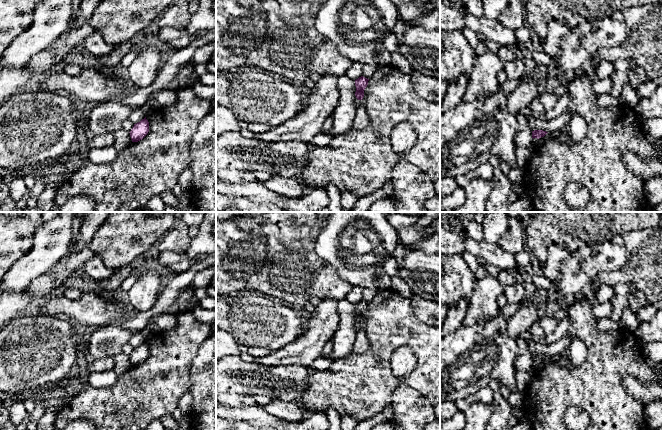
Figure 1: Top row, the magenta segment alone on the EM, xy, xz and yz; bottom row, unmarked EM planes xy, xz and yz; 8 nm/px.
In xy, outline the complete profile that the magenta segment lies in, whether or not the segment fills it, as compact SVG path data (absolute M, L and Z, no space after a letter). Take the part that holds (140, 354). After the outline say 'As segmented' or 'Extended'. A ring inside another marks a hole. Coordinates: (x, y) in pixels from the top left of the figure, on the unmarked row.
M145 341L140 346L134 348L133 352L129 357L132 366L138 366L142 364L148 358L148 356L149 356L149 346Z. As segmented

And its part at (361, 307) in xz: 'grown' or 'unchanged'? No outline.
unchanged

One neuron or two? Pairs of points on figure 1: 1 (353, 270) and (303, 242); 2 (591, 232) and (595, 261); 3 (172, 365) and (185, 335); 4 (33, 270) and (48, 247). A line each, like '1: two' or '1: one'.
1: two
2: two
3: one
4: one

